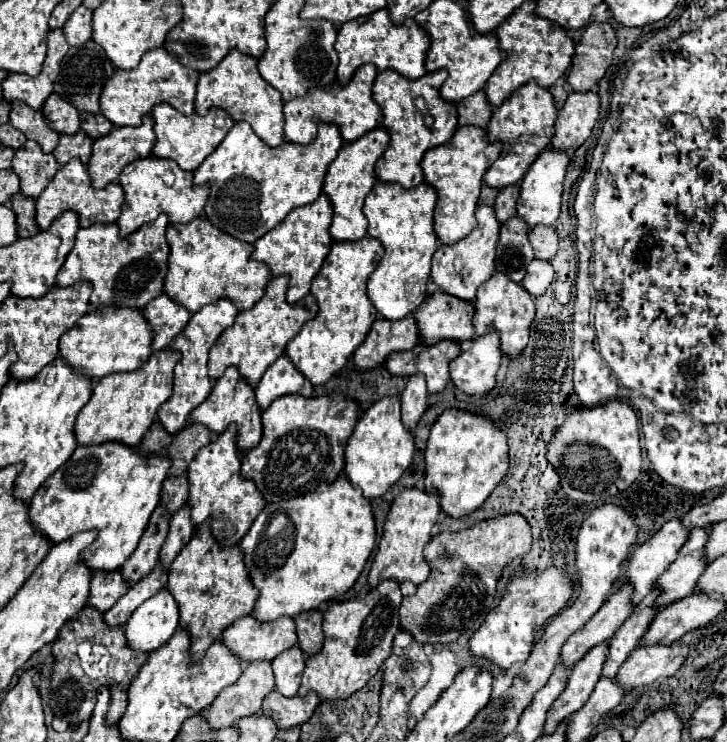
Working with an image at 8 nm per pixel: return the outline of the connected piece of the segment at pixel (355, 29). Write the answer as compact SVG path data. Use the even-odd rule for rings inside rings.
M379 9L369 17L361 17L357 21L347 21L339 27L335 49L339 53L339 67L337 67L337 83L347 83L353 71L363 63L373 63L379 71L381 69L395 69L407 79L419 79L425 71L425 57L431 45L429 33L415 21L409 19L401 25L395 25L389 17L387 9Z

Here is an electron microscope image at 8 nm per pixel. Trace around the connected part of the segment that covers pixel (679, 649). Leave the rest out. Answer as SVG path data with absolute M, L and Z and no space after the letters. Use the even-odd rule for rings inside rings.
M679 641L671 645L639 645L619 667L619 685L623 685L625 691L631 691L633 687L651 685L657 679L671 677L683 665L687 655L689 645L681 645Z

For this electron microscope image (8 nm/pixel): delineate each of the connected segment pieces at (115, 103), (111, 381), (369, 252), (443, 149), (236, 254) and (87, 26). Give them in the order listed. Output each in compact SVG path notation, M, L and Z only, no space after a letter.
M165 47L149 49L135 69L117 69L115 75L105 83L101 93L101 113L113 121L113 125L141 125L141 117L151 113L157 103L169 103L177 111L189 115L195 111L195 87L201 73L185 67Z
M159 349L137 369L137 373L111 373L95 383L91 401L81 409L77 417L77 441L87 443L105 443L105 441L123 441L125 445L139 445L143 435L149 431L155 421L157 409L169 399L173 387L173 367L177 365L179 351Z
M363 237L359 241L335 241L331 245L325 265L311 285L311 293L319 303L319 313L301 327L285 351L311 385L321 385L337 373L363 343L377 319L375 307L367 297L367 279L379 265L383 253L385 249L381 247L381 241L375 241L373 237Z
M461 125L447 143L429 149L421 161L425 181L437 189L435 233L441 243L449 245L465 237L475 227L475 209L483 187L483 175L501 155L501 141L489 141L487 131L477 125Z
M195 217L189 223L167 225L167 243L171 245L169 273L165 277L165 293L181 301L191 313L199 311L221 297L229 297L239 309L251 309L265 293L271 281L271 271L265 263L251 261L253 245L231 237L217 229L207 217Z
M81 5L75 9L73 17L67 19L67 23L63 25L65 37L69 39L69 45L79 47L85 41L89 41L93 37L93 9Z

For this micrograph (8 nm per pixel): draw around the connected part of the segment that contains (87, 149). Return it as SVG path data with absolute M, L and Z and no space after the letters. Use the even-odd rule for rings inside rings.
M79 131L75 135L61 135L59 145L53 153L61 165L71 161L73 157L79 157L87 165L91 159L91 151L93 151L93 139L87 137L85 131Z

